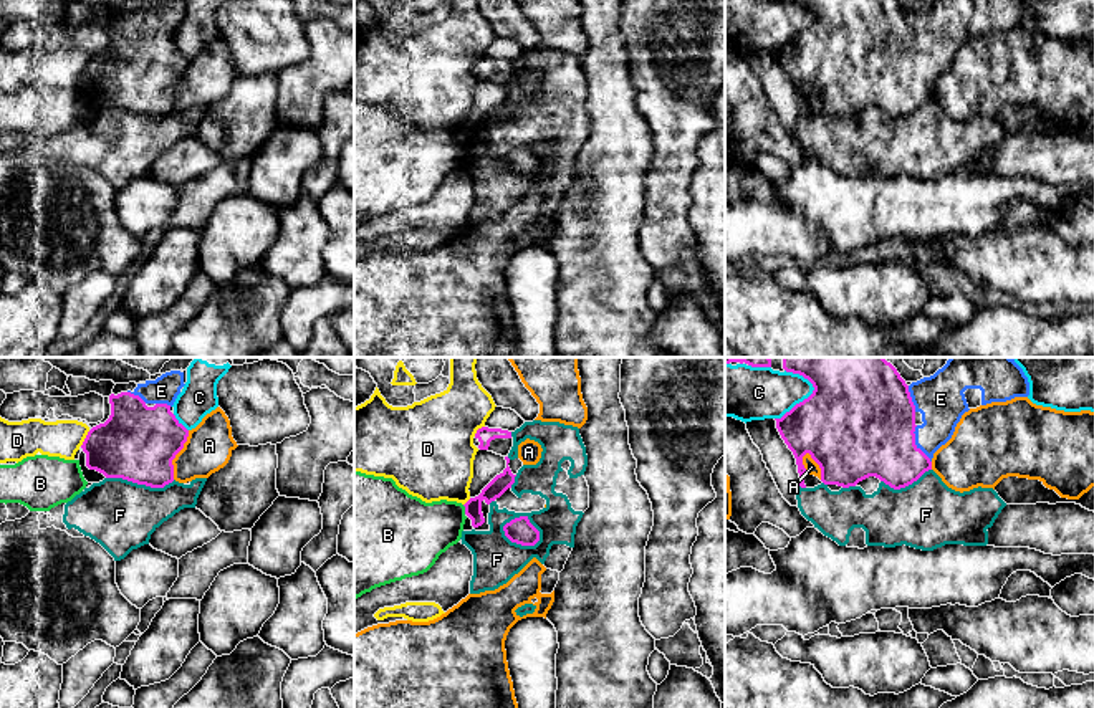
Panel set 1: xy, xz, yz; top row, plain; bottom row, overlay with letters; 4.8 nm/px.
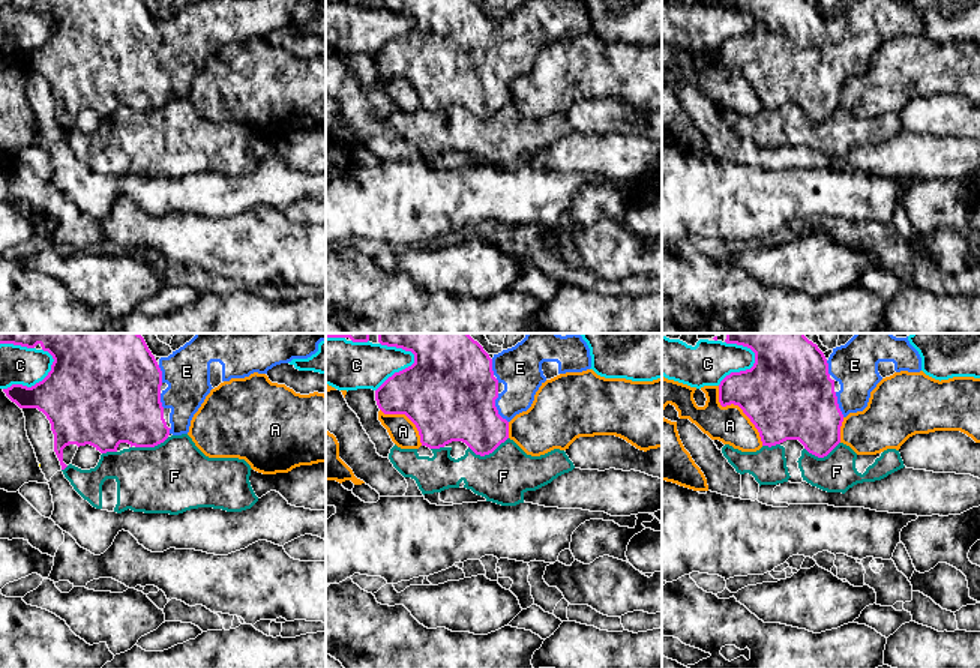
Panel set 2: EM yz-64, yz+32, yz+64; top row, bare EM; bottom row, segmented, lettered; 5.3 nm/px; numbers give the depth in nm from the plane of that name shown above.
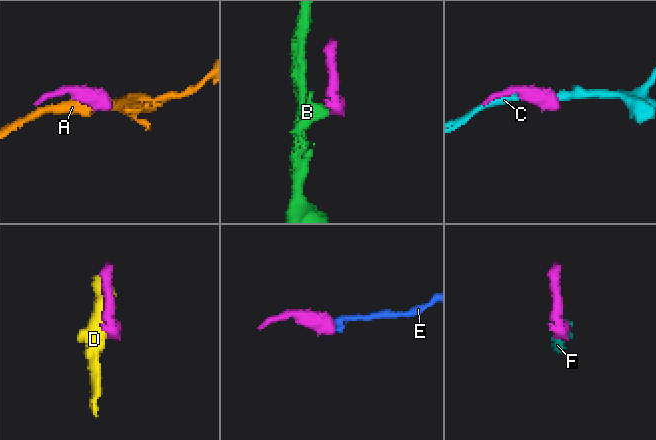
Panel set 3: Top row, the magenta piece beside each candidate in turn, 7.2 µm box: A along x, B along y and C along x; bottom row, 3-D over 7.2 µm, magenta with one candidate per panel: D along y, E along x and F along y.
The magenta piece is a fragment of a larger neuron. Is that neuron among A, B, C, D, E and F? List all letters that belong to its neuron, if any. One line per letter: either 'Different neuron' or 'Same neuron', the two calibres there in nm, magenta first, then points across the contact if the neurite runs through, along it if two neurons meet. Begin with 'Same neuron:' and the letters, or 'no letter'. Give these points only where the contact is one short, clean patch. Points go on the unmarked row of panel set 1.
Same neuron: E
A: Different neuron. Thickness 360 nm (magenta) against 220 nm
B: Different neuron. Thickness 90 nm (magenta) against 300 nm. Boundary: xz (462, 134), (465, 143)
C: Different neuron. Thickness 460 nm (magenta) against 240 nm
D: Different neuron. Thickness 360 nm (magenta) against 180 nm
E: Same neuron. Thickness 460 nm (magenta) against 240 nm. Path across: yz (866, 55), (886, 73), (914, 73), (940, 47), (940, 30)
F: Different neuron. Thickness 120 nm (magenta) against 220 nm

